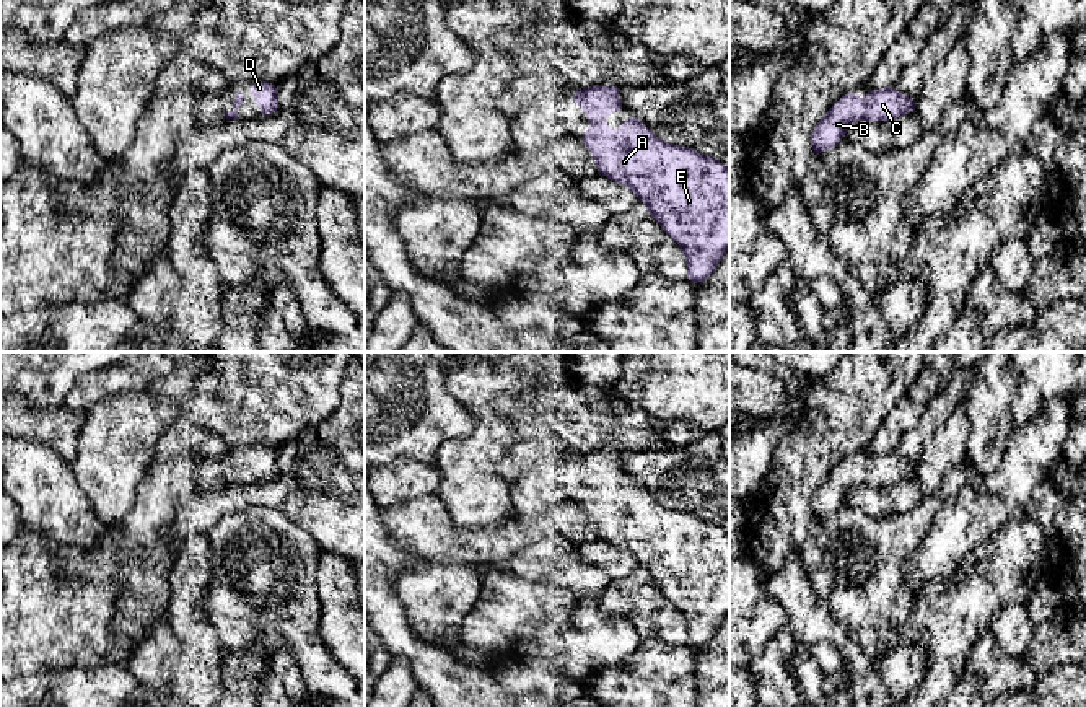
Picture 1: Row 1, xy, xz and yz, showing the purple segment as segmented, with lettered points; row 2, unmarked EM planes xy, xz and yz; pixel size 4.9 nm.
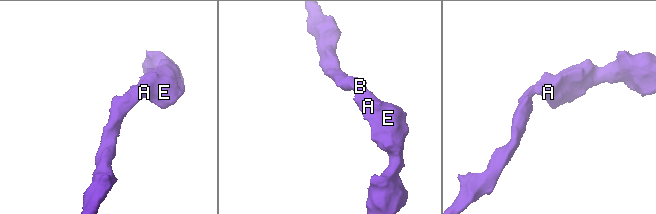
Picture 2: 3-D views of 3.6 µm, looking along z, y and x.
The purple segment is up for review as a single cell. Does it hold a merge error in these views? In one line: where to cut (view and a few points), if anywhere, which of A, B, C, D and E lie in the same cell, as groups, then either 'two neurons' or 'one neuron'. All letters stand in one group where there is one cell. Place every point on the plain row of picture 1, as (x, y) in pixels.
cut none; groups A B C D E; one neuron

